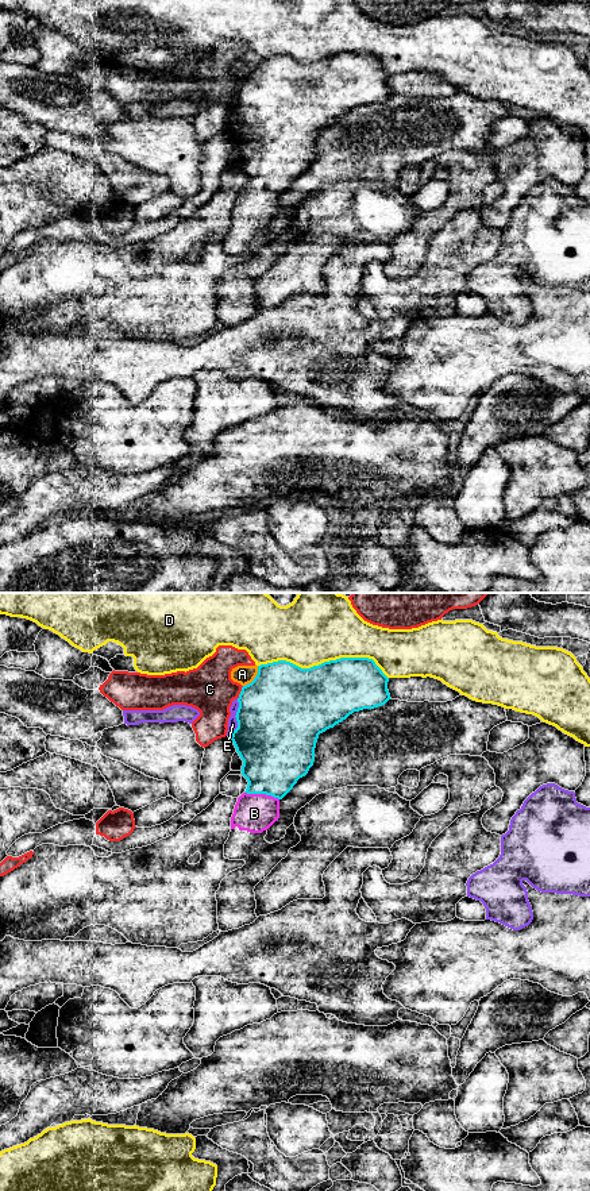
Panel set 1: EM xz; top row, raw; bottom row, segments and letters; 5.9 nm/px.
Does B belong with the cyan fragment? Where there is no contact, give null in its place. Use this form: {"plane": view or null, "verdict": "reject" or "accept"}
{"plane": "xz", "verdict": "accept"}

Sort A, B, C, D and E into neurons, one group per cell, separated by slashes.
A / B / C / D / E

